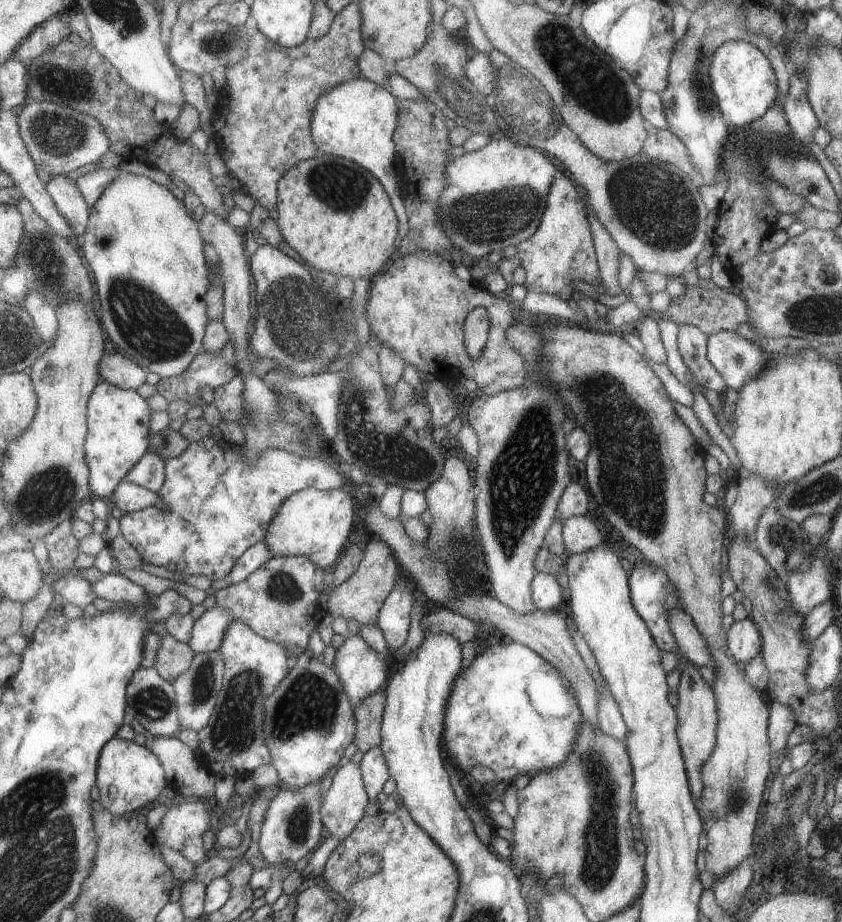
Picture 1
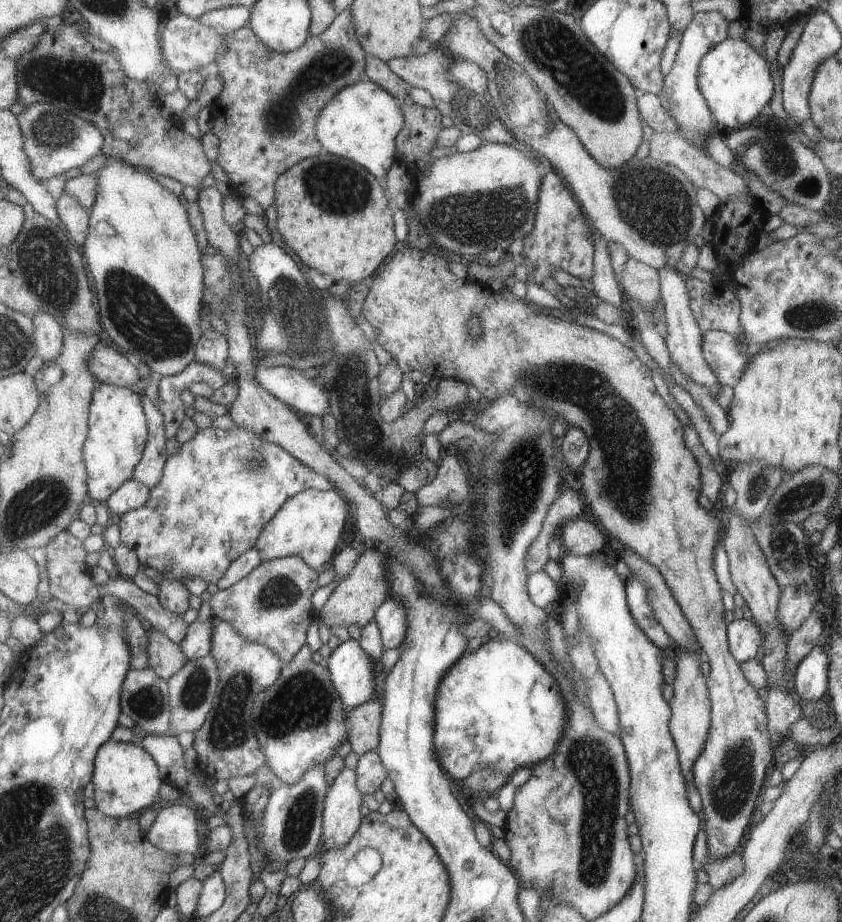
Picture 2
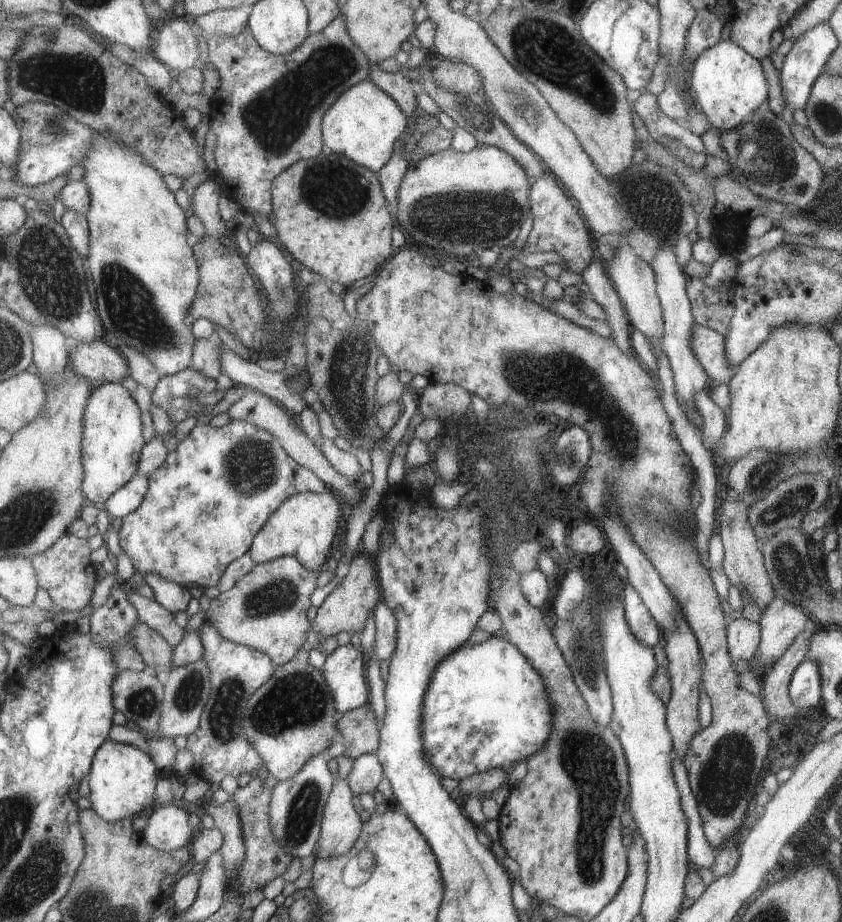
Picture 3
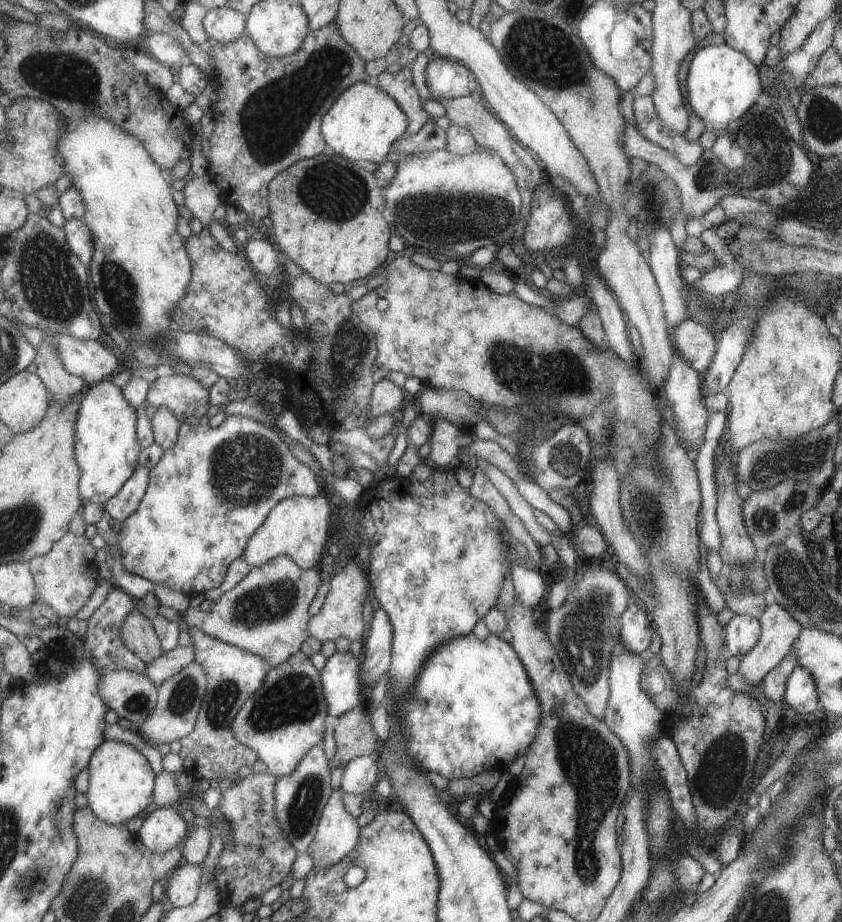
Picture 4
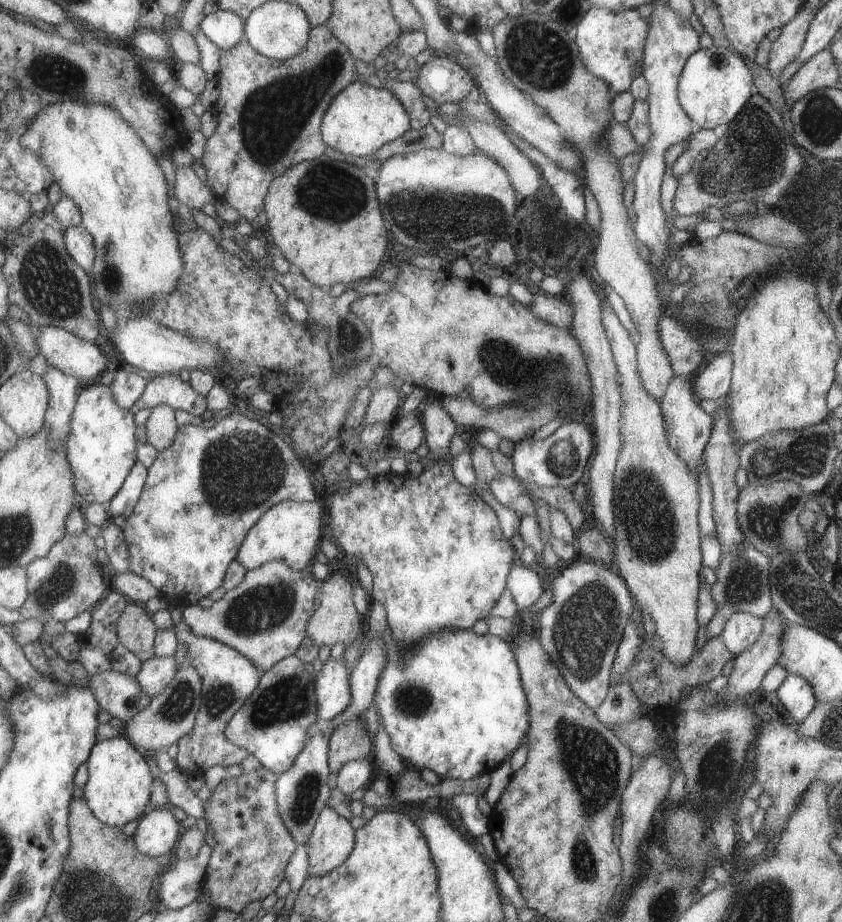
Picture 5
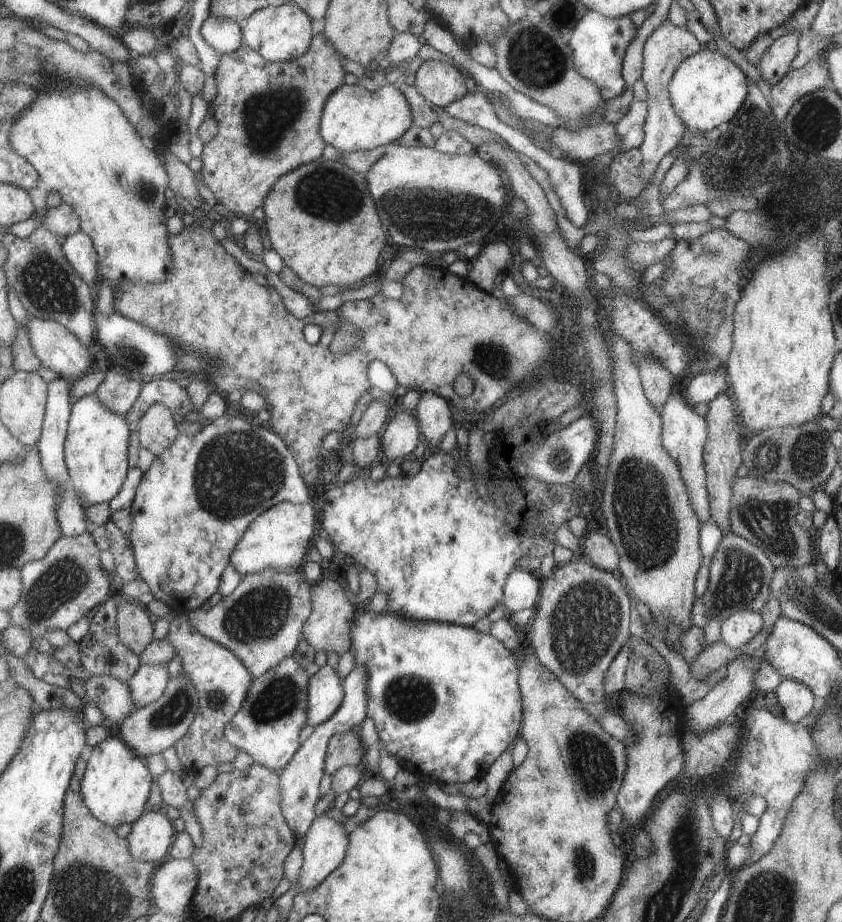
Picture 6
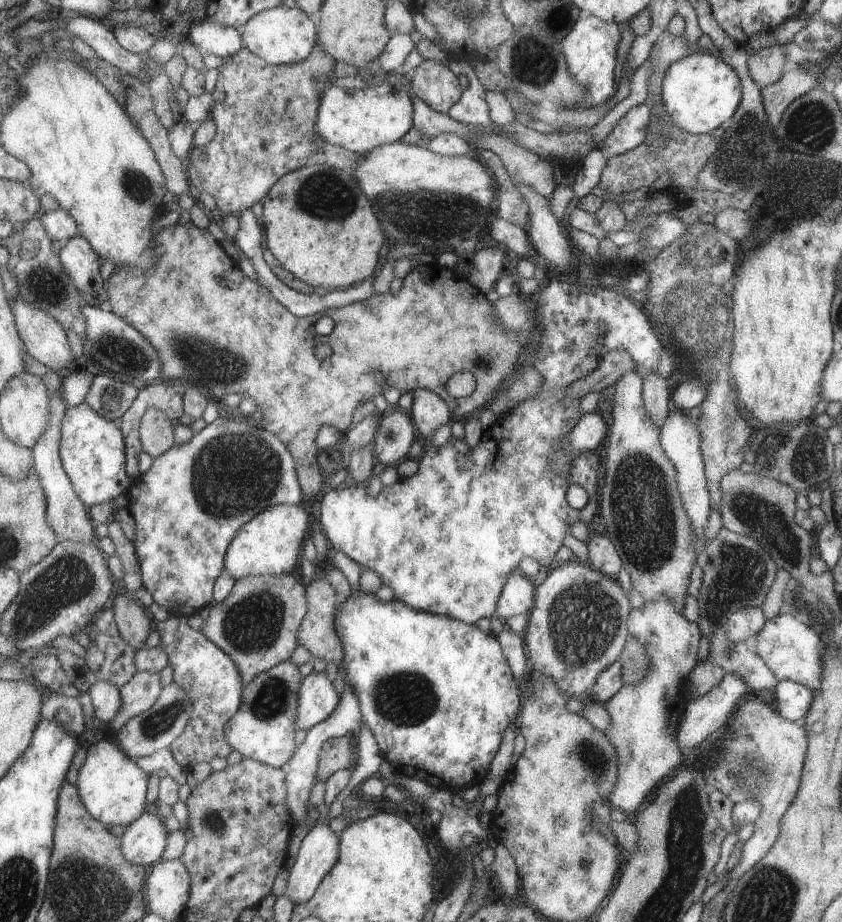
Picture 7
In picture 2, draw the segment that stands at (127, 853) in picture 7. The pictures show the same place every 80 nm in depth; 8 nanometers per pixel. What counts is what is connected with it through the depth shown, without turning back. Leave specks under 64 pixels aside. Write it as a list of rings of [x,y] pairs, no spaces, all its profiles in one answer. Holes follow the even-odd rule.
[[[183,801],[161,808],[146,831],[147,840],[158,850],[167,853],[187,853],[194,857],[203,854],[197,840],[198,817],[196,807]]]

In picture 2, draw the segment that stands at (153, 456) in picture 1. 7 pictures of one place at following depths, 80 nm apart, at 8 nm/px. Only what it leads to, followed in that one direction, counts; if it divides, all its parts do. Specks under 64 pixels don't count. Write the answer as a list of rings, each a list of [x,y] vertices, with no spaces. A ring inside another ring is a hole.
[[[145,395],[141,396],[140,400],[141,406],[143,406],[143,413],[145,414],[148,436],[145,442],[141,460],[139,460],[139,463],[135,466],[131,479],[137,480],[137,482],[141,482],[141,484],[145,484],[145,486],[151,490],[151,488],[153,488],[153,486],[159,482],[159,478],[161,478],[163,466],[165,465],[167,458],[165,452],[166,439],[164,436],[164,421],[163,416],[161,416],[161,412],[155,408],[154,404],[151,404],[151,402],[147,400]]]

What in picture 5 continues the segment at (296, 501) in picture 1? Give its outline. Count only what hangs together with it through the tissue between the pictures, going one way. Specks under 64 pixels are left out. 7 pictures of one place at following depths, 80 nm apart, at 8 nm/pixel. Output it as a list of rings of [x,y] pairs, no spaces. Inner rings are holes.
[[[283,500],[271,506],[257,523],[249,528],[234,560],[237,560],[245,571],[259,568],[271,560],[281,560],[291,570],[311,569],[315,561],[314,554],[320,548],[321,518],[325,513],[326,509],[318,501]]]

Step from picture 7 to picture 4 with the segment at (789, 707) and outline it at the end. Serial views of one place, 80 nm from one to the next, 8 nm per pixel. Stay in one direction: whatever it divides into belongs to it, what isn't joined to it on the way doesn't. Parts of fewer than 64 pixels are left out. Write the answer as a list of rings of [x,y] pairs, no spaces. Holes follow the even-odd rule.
[[[797,666],[785,680],[783,702],[797,714],[809,714],[819,708],[819,698],[815,692],[815,680],[807,668]]]

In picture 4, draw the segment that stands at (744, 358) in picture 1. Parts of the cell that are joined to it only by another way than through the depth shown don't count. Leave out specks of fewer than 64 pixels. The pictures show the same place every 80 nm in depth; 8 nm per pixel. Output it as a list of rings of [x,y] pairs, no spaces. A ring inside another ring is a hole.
[[[685,318],[675,328],[673,336],[673,348],[675,352],[693,366],[693,370],[699,375],[705,374],[712,364],[713,354],[717,350],[717,342],[714,341],[713,332],[707,327],[695,323],[690,318]]]

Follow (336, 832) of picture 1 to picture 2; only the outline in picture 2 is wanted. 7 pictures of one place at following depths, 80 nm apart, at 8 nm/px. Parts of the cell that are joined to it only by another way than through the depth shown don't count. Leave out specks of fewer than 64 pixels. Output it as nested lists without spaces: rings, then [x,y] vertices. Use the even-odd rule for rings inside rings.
[[[343,768],[325,794],[320,851],[341,848],[349,842],[361,824],[361,796],[355,784],[355,770]]]

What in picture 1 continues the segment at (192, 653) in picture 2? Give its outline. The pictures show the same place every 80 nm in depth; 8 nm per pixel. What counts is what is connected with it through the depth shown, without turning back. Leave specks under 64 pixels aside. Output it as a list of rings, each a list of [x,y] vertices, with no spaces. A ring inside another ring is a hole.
[[[217,606],[204,611],[197,620],[194,620],[189,640],[185,643],[196,655],[217,651],[225,627],[233,619],[227,611]]]

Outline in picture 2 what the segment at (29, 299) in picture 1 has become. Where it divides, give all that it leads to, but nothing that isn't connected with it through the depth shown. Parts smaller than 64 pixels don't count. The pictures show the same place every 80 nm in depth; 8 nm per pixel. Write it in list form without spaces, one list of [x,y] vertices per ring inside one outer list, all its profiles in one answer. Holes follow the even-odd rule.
[[[35,312],[30,315],[33,328],[35,356],[42,362],[50,362],[61,352],[63,335],[59,322],[49,312]]]

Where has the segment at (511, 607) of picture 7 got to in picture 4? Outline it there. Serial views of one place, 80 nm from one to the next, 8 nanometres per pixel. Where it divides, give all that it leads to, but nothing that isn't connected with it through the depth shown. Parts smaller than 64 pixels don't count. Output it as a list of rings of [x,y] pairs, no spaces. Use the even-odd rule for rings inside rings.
[[[512,564],[511,582],[515,591],[515,599],[533,609],[547,591],[544,571],[527,570],[524,566]]]

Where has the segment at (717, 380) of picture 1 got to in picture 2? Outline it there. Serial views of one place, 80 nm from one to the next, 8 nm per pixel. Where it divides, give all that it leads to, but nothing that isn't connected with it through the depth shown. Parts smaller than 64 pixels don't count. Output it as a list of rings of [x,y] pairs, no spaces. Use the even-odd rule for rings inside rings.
[[[661,266],[657,270],[659,274],[659,295],[663,304],[664,322],[666,325],[666,336],[664,344],[670,360],[687,380],[697,385],[711,386],[718,381],[713,372],[707,367],[701,351],[701,332],[695,323],[689,308],[689,298],[685,285],[685,277],[676,270],[674,266]]]

